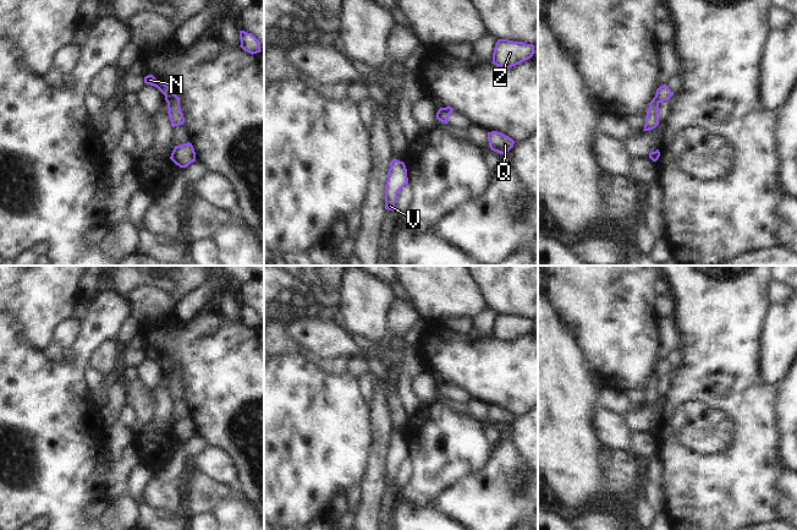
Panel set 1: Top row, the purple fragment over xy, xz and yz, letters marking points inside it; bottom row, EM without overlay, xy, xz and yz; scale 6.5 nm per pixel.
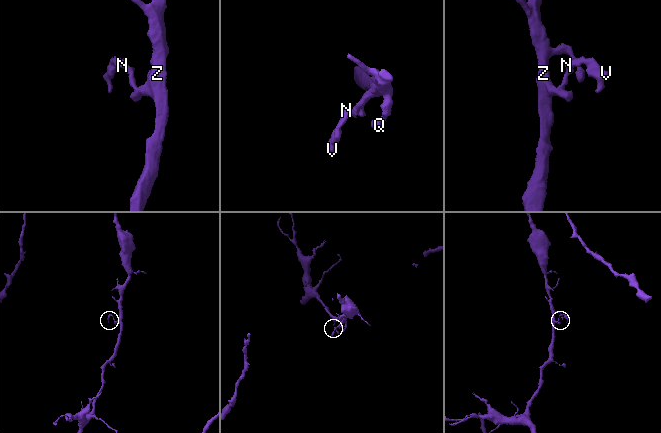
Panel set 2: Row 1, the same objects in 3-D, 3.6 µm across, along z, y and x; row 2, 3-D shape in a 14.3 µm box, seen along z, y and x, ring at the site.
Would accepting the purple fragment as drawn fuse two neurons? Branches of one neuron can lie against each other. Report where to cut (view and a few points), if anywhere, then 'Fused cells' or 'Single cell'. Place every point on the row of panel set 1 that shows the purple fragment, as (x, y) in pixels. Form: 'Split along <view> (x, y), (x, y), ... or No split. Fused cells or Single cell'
Split along xy (175, 94), (168, 103). Fused cells.

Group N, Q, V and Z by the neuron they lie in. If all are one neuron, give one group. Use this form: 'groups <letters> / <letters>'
groups N V / Q Z

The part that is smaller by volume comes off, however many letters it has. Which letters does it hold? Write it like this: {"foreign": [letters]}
{"foreign": ["N", "V"]}

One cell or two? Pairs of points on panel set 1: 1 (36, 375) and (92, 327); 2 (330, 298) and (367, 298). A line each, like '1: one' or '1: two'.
1: one
2: two

